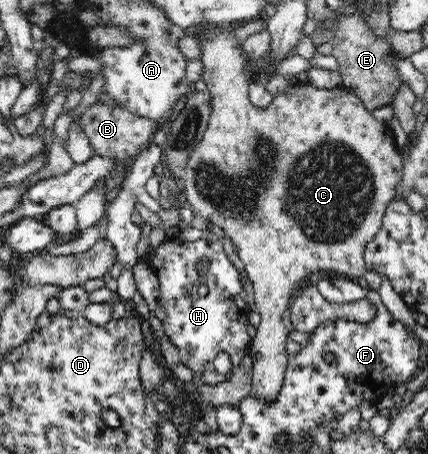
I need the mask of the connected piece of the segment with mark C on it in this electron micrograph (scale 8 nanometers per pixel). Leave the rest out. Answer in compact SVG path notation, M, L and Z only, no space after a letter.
M265 16L257 17L250 20L244 25L234 26L231 23L208 23L202 21L194 26L184 28L187 34L192 35L196 39L196 44L200 49L200 55L197 60L202 64L202 72L200 80L206 84L206 91L209 92L209 118L207 127L203 130L202 140L196 144L188 162L182 182L184 183L184 195L186 196L187 205L194 211L195 215L204 219L211 228L220 231L222 234L230 238L234 251L238 255L238 260L244 265L247 278L250 280L254 290L254 302L256 310L260 315L260 325L254 337L249 354L253 360L253 380L250 393L264 399L264 401L274 400L278 394L279 388L282 386L285 370L287 369L286 341L288 329L284 325L284 313L289 311L289 305L294 298L294 290L298 286L307 284L304 280L315 280L319 272L334 272L341 274L343 278L350 280L362 281L364 274L367 272L366 263L364 262L364 254L366 246L370 240L378 234L382 224L382 216L390 204L390 200L394 198L398 183L404 175L403 158L399 147L394 143L394 136L387 122L378 121L365 107L365 104L359 97L342 86L334 88L316 88L310 84L299 84L297 87L289 87L284 89L280 94L273 96L272 100L264 108L258 108L249 97L249 79L251 77L250 59L245 56L242 44L247 36L258 32L260 29L267 27Z

